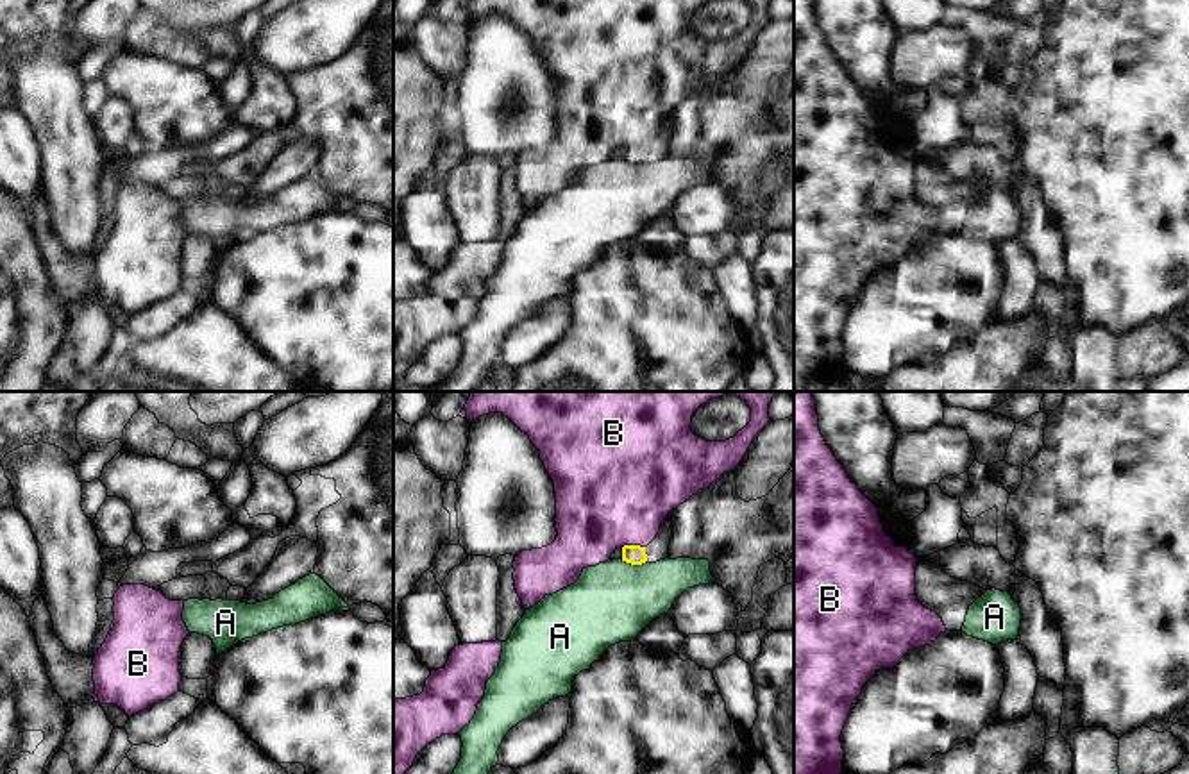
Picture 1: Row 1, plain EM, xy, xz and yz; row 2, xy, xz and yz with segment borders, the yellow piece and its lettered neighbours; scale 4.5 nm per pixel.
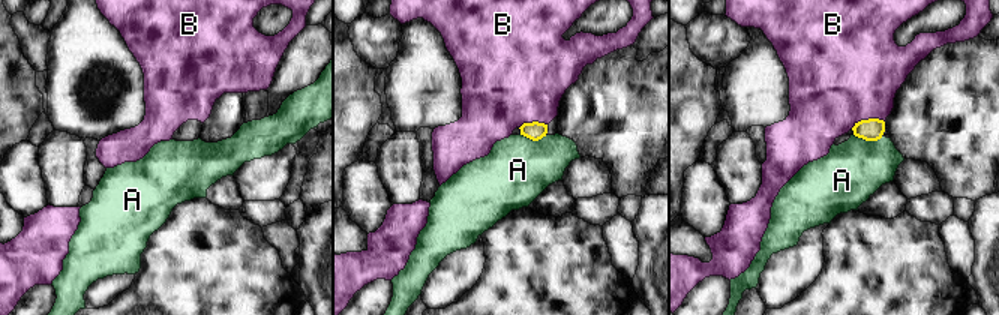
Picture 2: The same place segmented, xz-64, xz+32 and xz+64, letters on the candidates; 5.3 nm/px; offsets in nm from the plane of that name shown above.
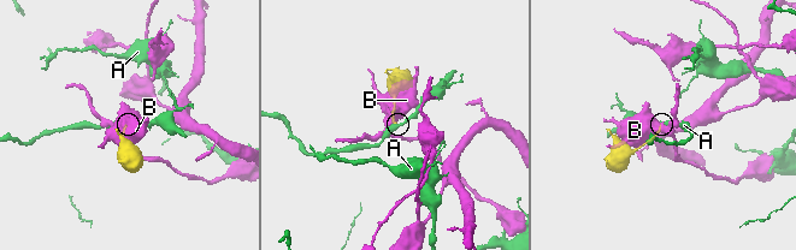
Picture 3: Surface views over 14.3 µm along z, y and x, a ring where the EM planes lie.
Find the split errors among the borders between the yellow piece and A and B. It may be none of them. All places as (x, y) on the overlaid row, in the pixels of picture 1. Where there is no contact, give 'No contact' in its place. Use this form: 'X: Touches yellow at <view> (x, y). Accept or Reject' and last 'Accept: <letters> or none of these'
A: Touches yellow at xz (633, 563). Reject
B: Touches yellow at xz (633, 546). Reject
Accept: none of these

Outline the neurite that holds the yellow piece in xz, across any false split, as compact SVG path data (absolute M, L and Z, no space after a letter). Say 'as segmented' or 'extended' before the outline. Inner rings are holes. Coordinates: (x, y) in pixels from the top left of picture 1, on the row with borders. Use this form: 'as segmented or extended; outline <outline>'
extended; outline M667 515L660 526L656 538L647 545L624 545L622 561L631 565L656 563L669 558L669 543L672 536L672 517Z

